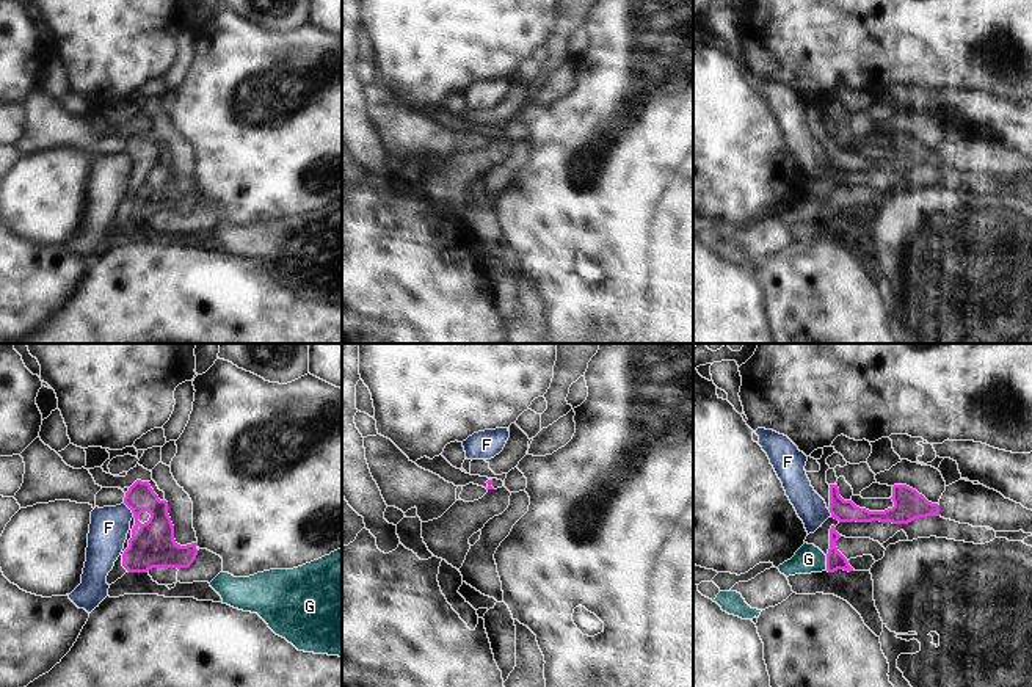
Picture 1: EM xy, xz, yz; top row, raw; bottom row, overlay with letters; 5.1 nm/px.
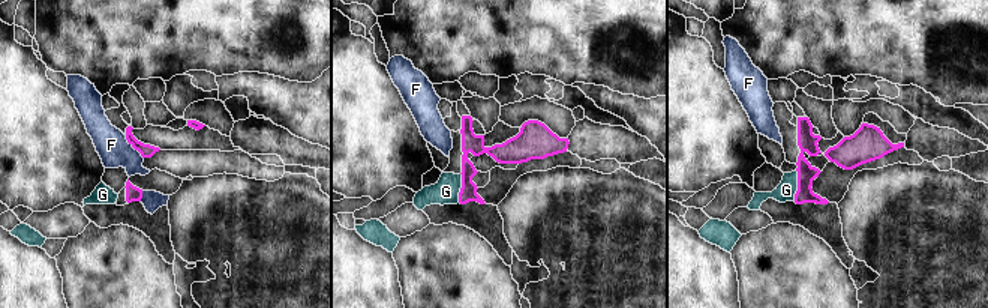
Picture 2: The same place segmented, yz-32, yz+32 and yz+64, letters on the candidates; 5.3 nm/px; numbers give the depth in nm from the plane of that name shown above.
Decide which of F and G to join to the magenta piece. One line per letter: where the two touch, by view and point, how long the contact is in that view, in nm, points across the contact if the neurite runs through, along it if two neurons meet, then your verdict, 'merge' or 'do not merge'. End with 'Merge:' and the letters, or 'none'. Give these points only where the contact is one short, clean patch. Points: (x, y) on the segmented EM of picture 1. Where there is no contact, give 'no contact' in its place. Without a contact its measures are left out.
F: meets magenta in xy at (130, 508); contact 100 nm long; border along xy (123, 502), (134, 516); do not merge
G: meets magenta in yz at (827, 562); contact 70 nm long; border along yz (825, 556), (827, 568); do not merge
Merge: none

